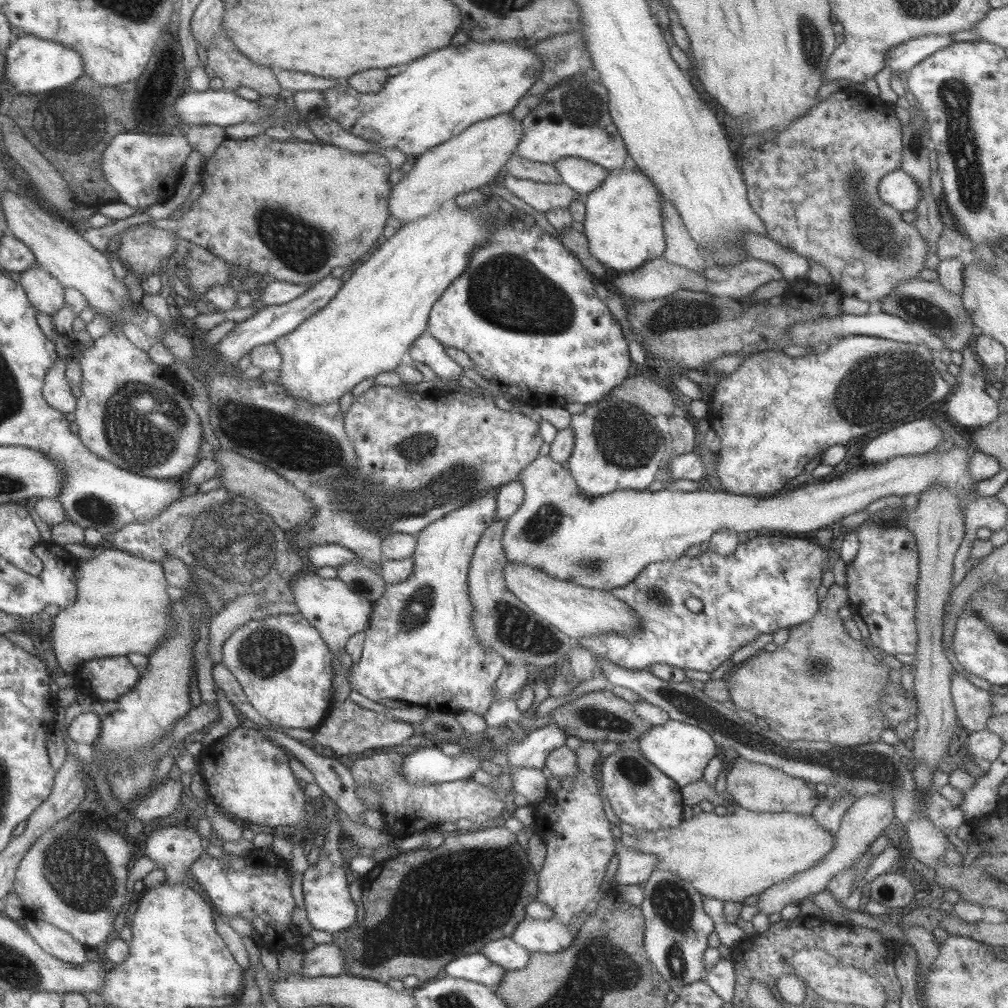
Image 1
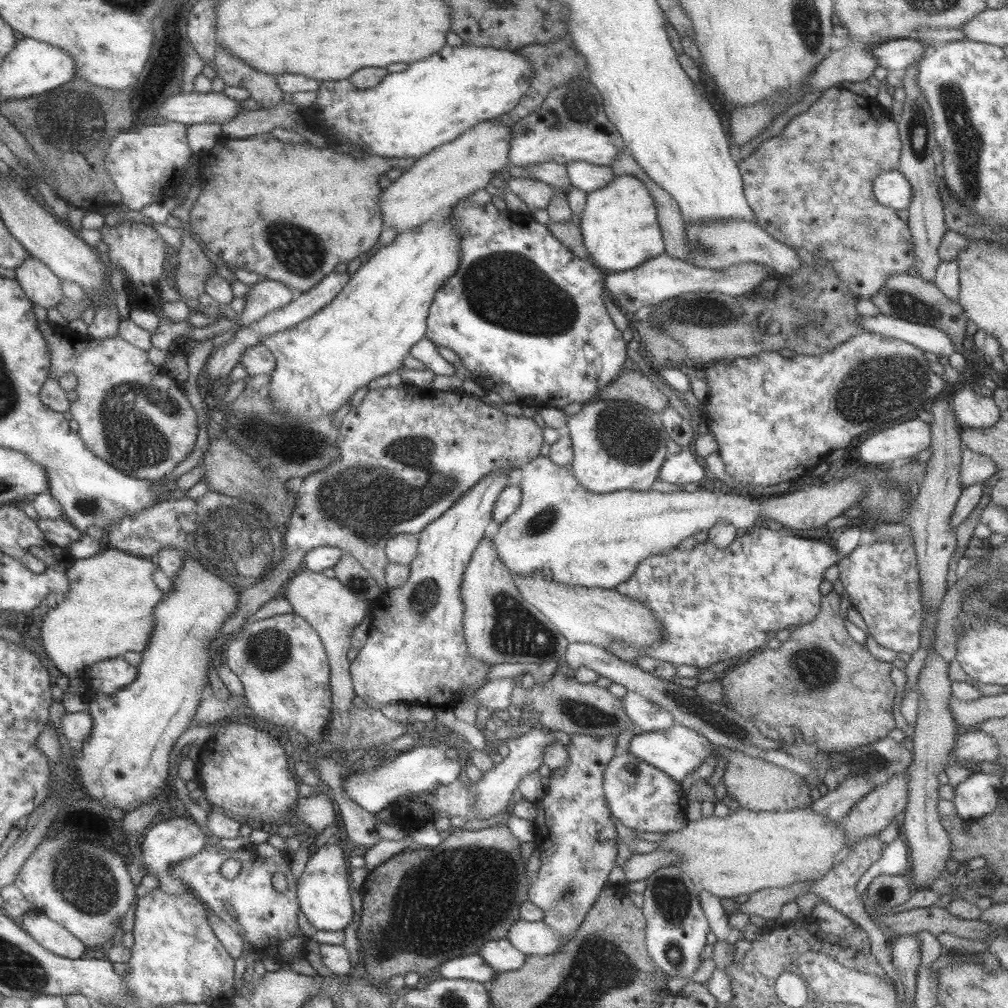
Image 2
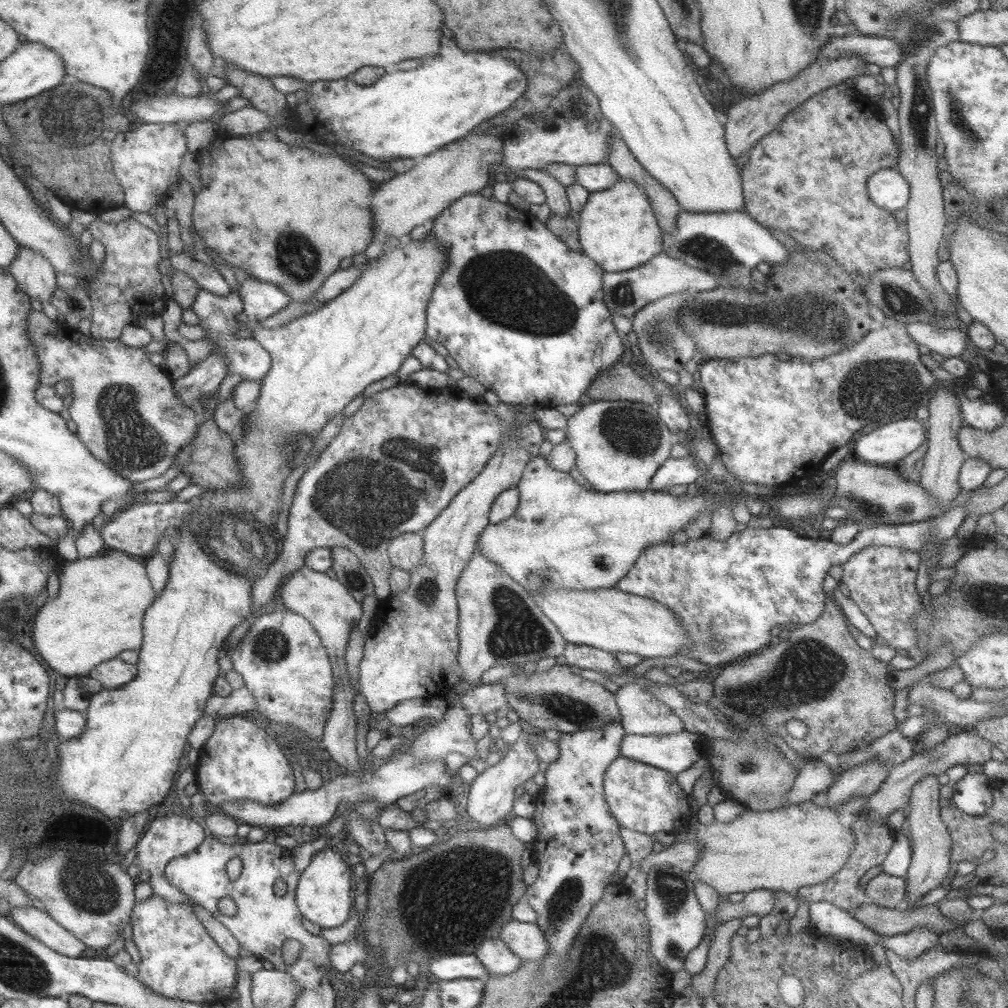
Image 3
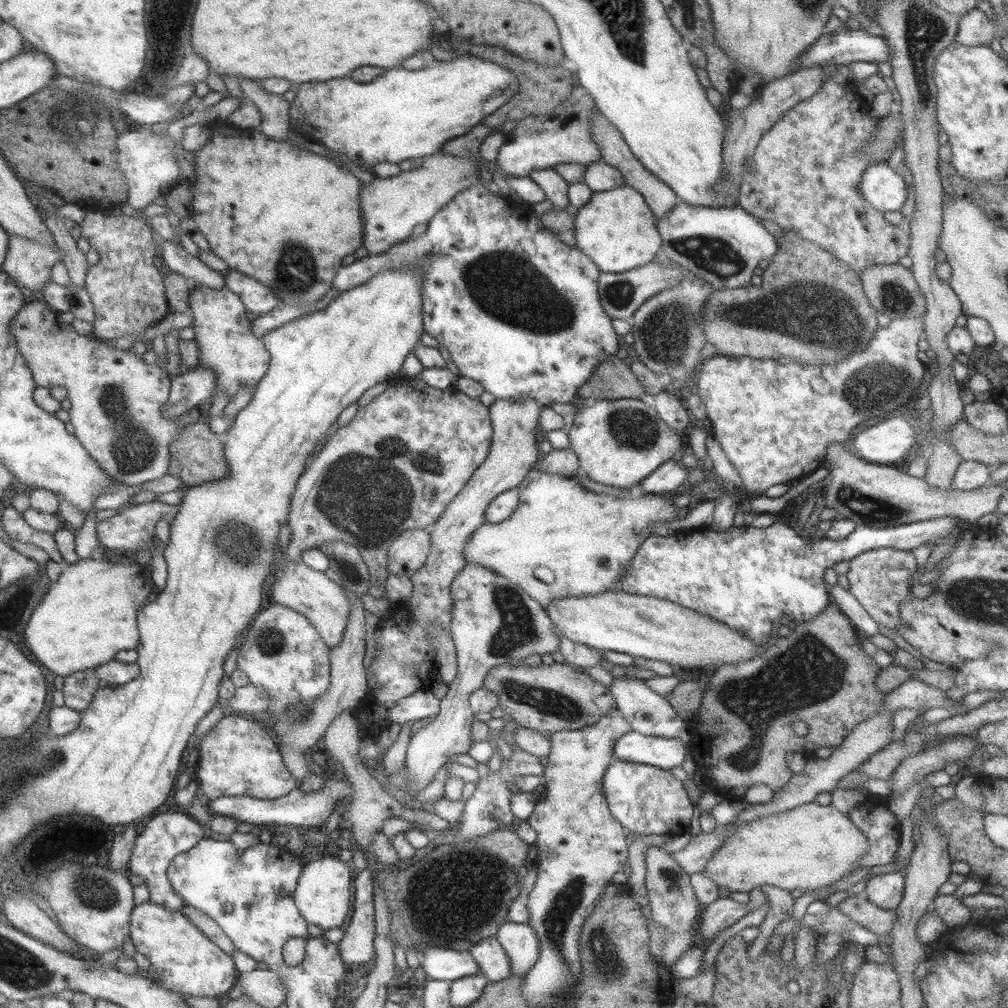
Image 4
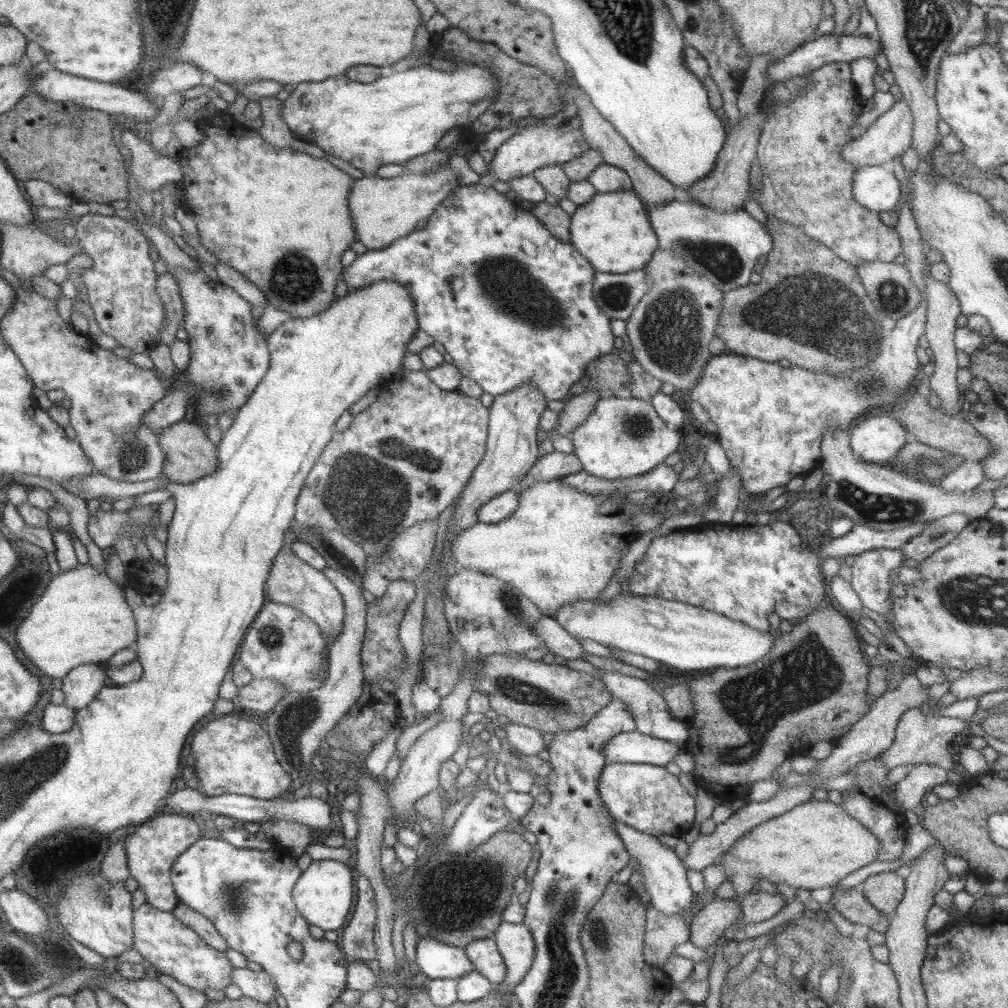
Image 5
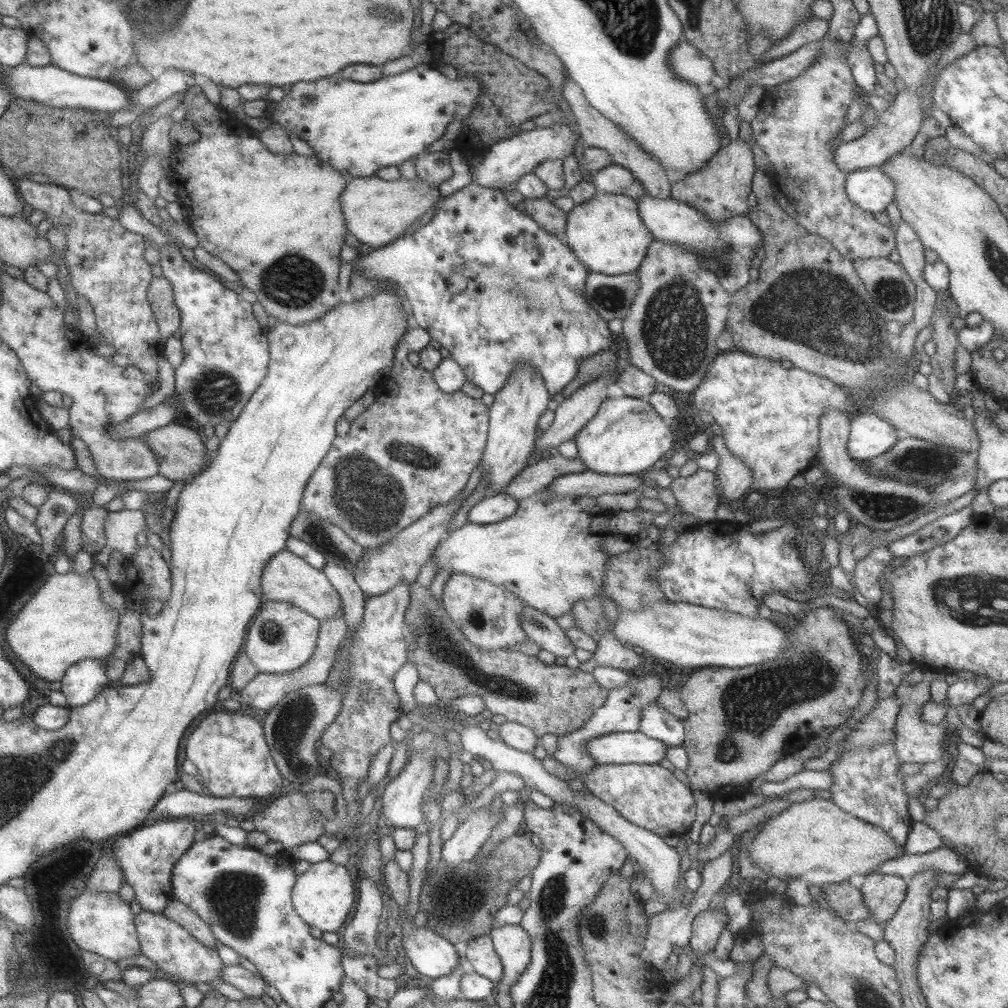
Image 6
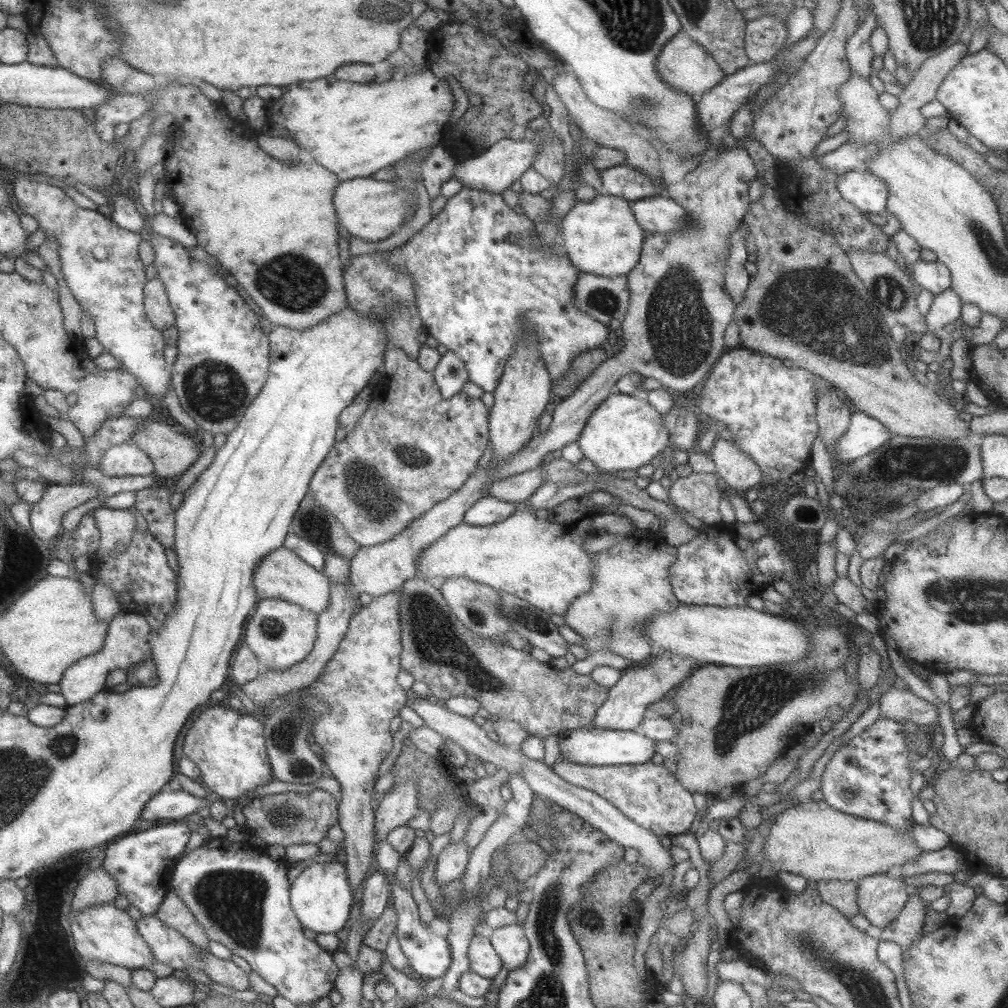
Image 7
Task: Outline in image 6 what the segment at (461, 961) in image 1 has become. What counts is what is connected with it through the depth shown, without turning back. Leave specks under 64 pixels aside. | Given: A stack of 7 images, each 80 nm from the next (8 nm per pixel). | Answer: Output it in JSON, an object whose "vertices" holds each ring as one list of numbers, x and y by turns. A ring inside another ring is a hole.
{"vertices":[[412,917,403,919,400,926,399,932,402,936,401,944,404,948,404,956,409,958,419,974,434,979,447,975,453,967,459,965,461,947,451,944,449,939,437,935,435,932,427,932,425,928,417,928]]}

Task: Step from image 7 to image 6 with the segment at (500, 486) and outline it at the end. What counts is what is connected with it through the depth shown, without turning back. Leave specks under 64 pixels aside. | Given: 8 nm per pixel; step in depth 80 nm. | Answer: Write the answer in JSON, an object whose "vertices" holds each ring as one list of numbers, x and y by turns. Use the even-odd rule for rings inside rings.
{"vertices":[[559,454,550,455,547,459,538,459,532,465,523,467,500,492,508,494,513,500,519,502,537,493,538,490,544,490,555,477,583,472,585,469,585,463,579,458,565,458]]}

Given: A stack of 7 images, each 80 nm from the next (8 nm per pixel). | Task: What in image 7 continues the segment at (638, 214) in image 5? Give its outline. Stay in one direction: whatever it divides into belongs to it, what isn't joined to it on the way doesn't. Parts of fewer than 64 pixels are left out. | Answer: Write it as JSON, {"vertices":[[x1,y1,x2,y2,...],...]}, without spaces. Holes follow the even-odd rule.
{"vertices":[[597,193,593,200,576,201,573,208,563,216,559,224,559,245,568,261,581,273,599,277,626,276,638,261,643,239,648,234,637,224,627,200]]}

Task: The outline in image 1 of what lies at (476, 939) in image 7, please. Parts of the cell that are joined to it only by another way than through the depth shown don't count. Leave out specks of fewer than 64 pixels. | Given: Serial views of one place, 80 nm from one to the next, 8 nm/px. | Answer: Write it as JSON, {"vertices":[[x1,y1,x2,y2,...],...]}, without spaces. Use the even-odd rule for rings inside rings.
{"vertices":[[511,937,491,940,481,948,481,954,505,971,523,968,529,960,530,953,511,940]]}

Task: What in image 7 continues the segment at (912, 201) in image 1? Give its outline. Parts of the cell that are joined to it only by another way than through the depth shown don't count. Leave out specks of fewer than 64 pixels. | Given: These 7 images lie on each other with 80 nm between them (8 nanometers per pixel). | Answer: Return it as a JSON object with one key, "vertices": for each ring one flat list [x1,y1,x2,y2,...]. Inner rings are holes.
{"vertices":[[855,169,836,176,836,187,843,200,863,213,883,215,886,211,886,184,866,170]]}

